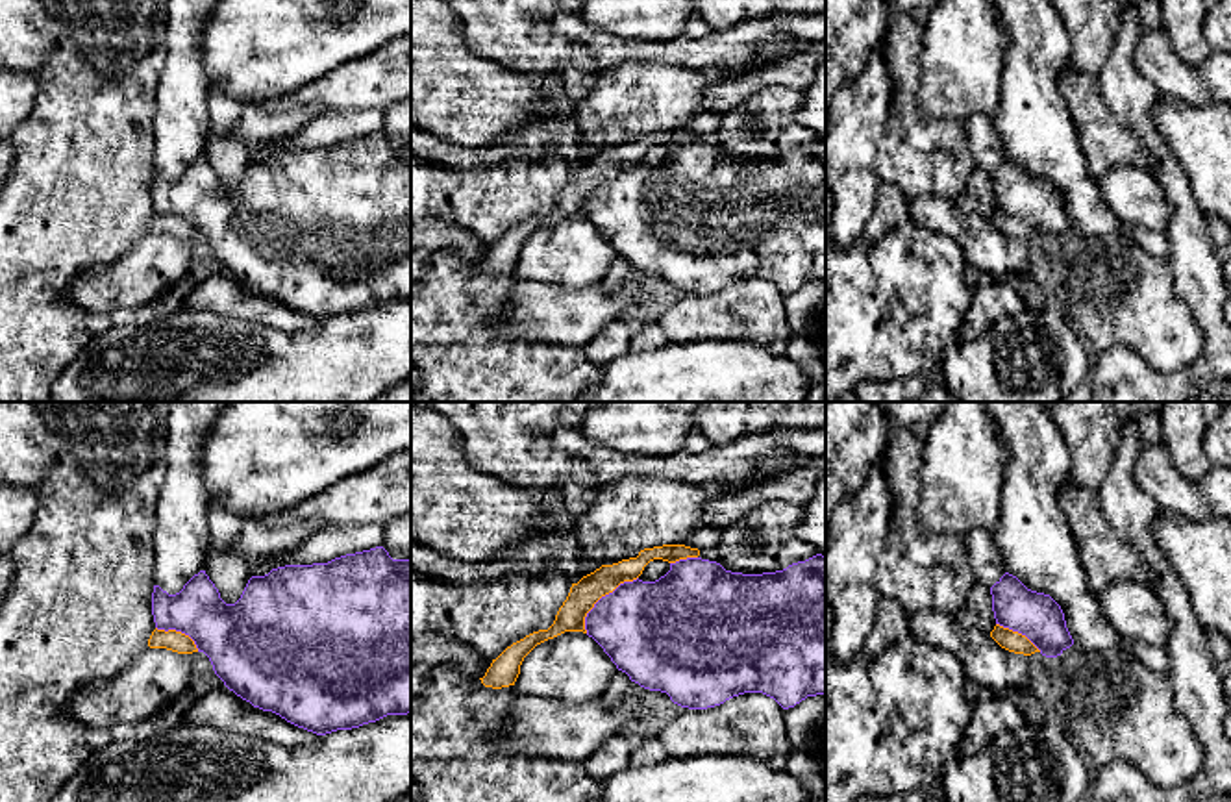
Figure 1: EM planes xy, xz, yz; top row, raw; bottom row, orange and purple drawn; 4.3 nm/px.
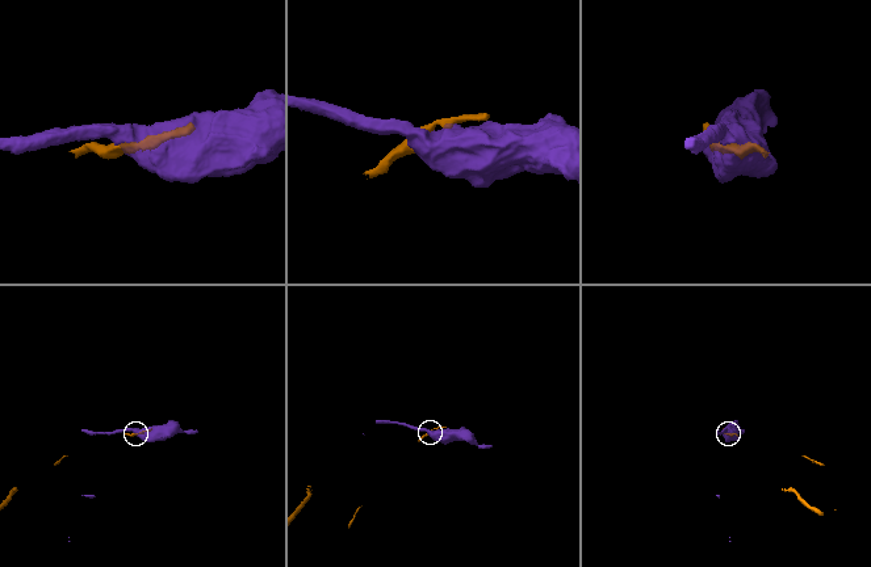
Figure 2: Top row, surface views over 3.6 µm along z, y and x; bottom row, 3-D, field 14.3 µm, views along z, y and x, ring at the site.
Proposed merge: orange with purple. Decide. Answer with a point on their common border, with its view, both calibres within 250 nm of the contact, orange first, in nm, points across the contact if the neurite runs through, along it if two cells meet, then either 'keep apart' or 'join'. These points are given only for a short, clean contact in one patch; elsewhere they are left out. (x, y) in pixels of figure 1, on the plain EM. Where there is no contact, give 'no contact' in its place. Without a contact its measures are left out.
meets orange in xz at (602, 180); 130 nm thick on the orange side, 420 nm on the other; keep apart

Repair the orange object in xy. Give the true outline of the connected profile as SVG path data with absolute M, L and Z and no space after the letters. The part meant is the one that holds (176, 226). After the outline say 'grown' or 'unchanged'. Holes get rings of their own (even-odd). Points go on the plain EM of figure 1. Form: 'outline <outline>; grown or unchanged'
outline M154 215L150 224L148 224L148 232L150 233L167 233L167 235L172 235L172 237L178 237L178 239L193 239L193 237L198 237L194 226L181 219L181 217L176 217L176 215Z; unchanged

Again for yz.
outline M1000 209L994 211L990 217L990 222L1005 235L1014 239L1031 241L1035 237L1040 237L1026 220L1013 217L1009 213L1003 213Z; unchanged

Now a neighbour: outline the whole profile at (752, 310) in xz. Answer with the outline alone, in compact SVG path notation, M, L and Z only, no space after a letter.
M744 278L707 294L681 293L659 324L672 343L735 339L779 356L794 337L785 294L763 278Z

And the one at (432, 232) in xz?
M428 217L411 222L411 248L448 250L472 263L483 263L492 246L470 230Z

